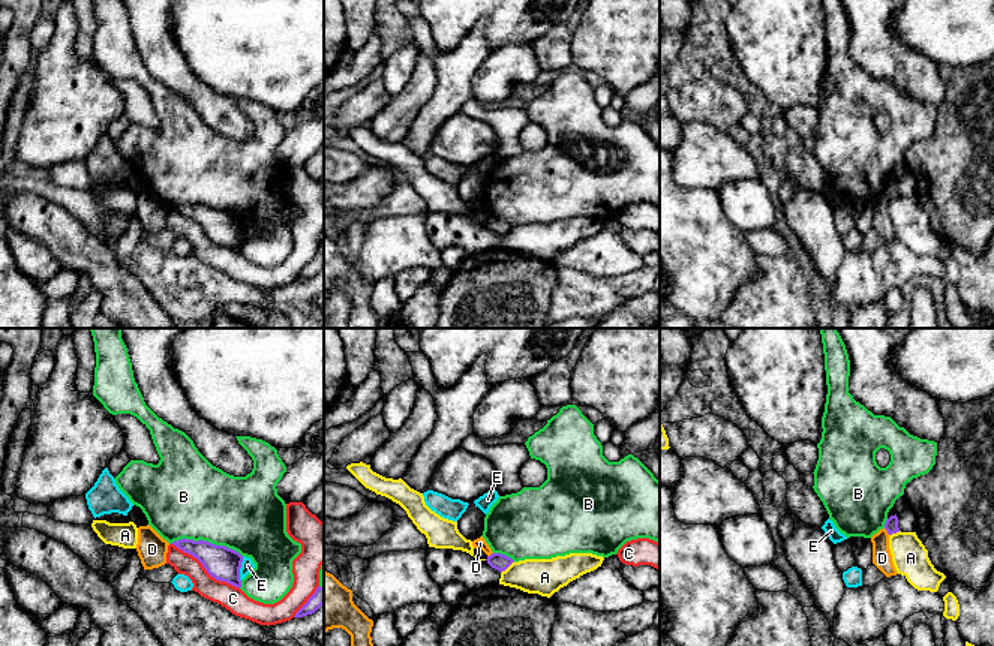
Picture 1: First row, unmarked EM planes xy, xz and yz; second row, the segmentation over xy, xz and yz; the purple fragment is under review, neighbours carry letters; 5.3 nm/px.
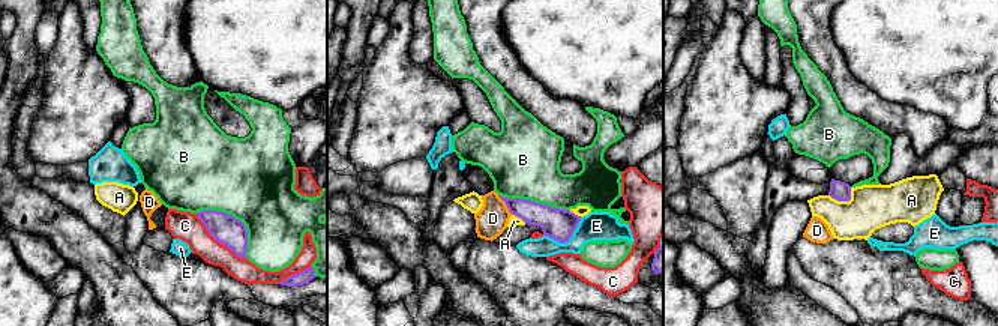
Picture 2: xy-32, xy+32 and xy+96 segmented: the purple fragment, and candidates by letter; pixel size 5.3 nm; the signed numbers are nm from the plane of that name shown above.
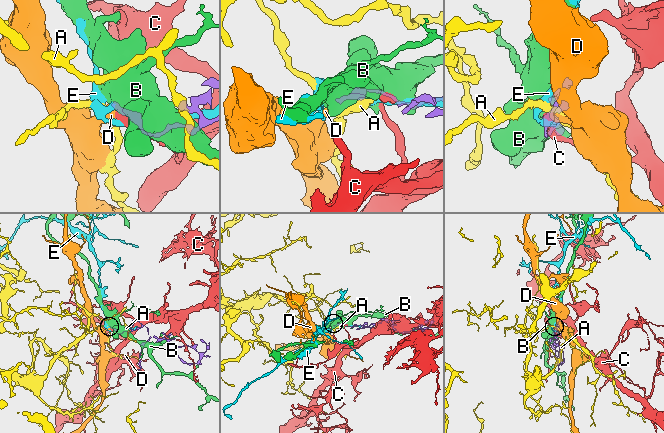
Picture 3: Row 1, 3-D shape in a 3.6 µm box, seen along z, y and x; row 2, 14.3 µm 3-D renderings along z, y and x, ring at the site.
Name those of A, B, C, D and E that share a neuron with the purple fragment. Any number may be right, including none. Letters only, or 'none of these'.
none of these

